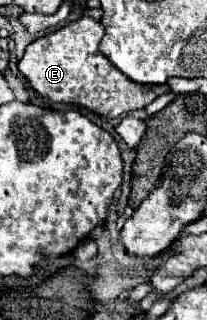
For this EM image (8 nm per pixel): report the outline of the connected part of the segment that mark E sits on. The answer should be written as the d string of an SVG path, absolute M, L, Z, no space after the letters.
M80 17L64 25L62 29L48 33L26 47L24 57L18 61L20 73L28 83L46 99L54 103L80 105L92 113L104 117L120 117L134 109L144 109L170 87L164 85L142 85L130 81L122 71L118 71L98 49L104 35L104 25L90 17Z

